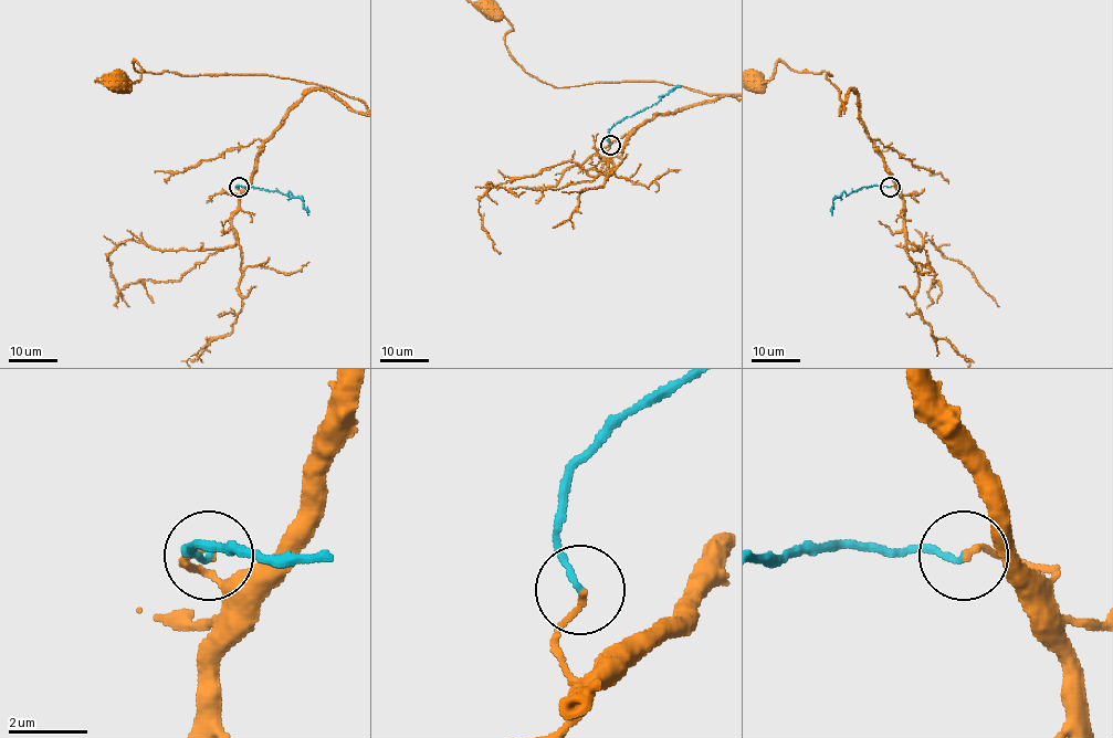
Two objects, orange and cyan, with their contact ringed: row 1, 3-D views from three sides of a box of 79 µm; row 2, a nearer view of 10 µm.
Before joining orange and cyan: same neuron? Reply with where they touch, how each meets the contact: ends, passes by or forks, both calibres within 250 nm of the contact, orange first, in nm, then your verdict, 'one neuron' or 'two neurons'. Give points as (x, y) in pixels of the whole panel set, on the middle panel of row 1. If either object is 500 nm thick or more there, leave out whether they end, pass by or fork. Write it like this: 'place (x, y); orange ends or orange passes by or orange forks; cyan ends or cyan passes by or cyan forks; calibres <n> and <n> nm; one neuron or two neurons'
place (610, 145); orange ends; cyan ends; calibres 150 and 130 nm; one neuron

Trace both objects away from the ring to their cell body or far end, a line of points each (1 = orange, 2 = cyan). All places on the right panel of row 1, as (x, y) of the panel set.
1: (891, 187), (901, 189), (852, 90), (842, 115), (828, 71), (799, 73), (779, 61), (770, 77), (754, 80)
2: (891, 187), (869, 186), (849, 194), (843, 192), (832, 201), (831, 214)

